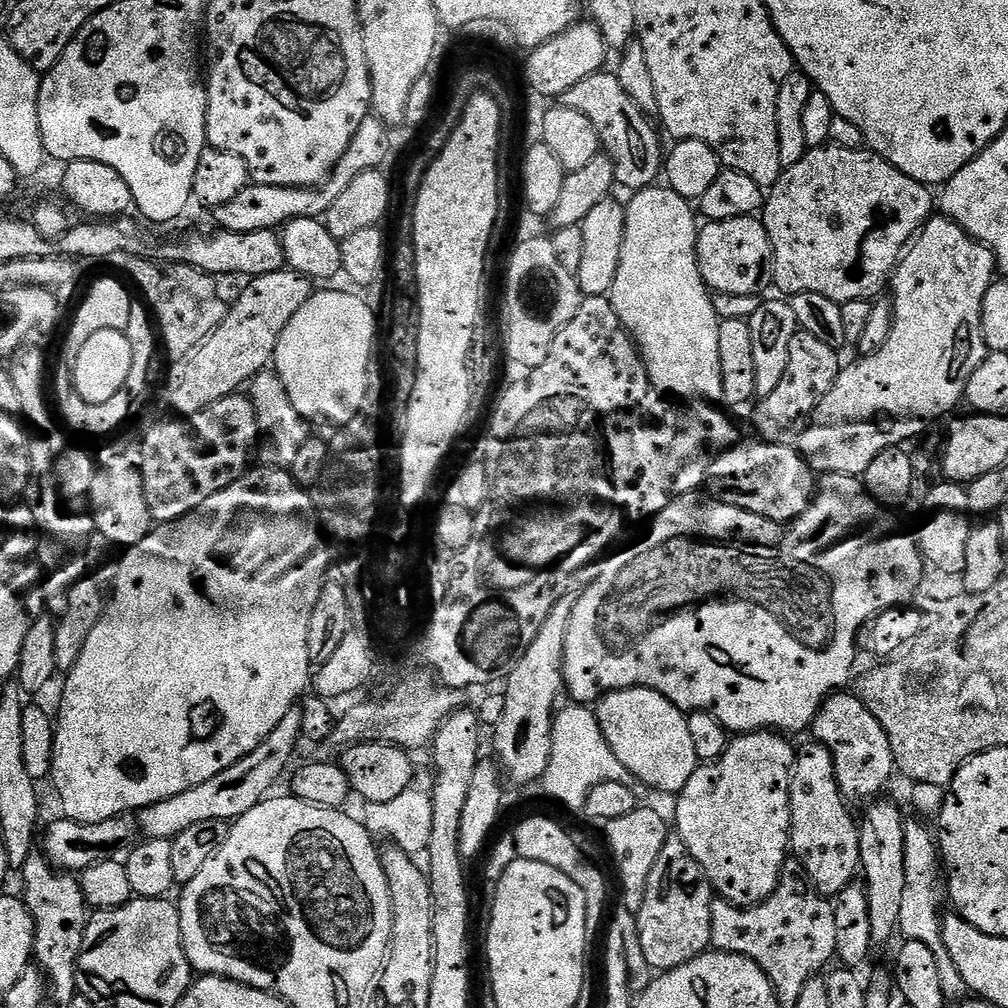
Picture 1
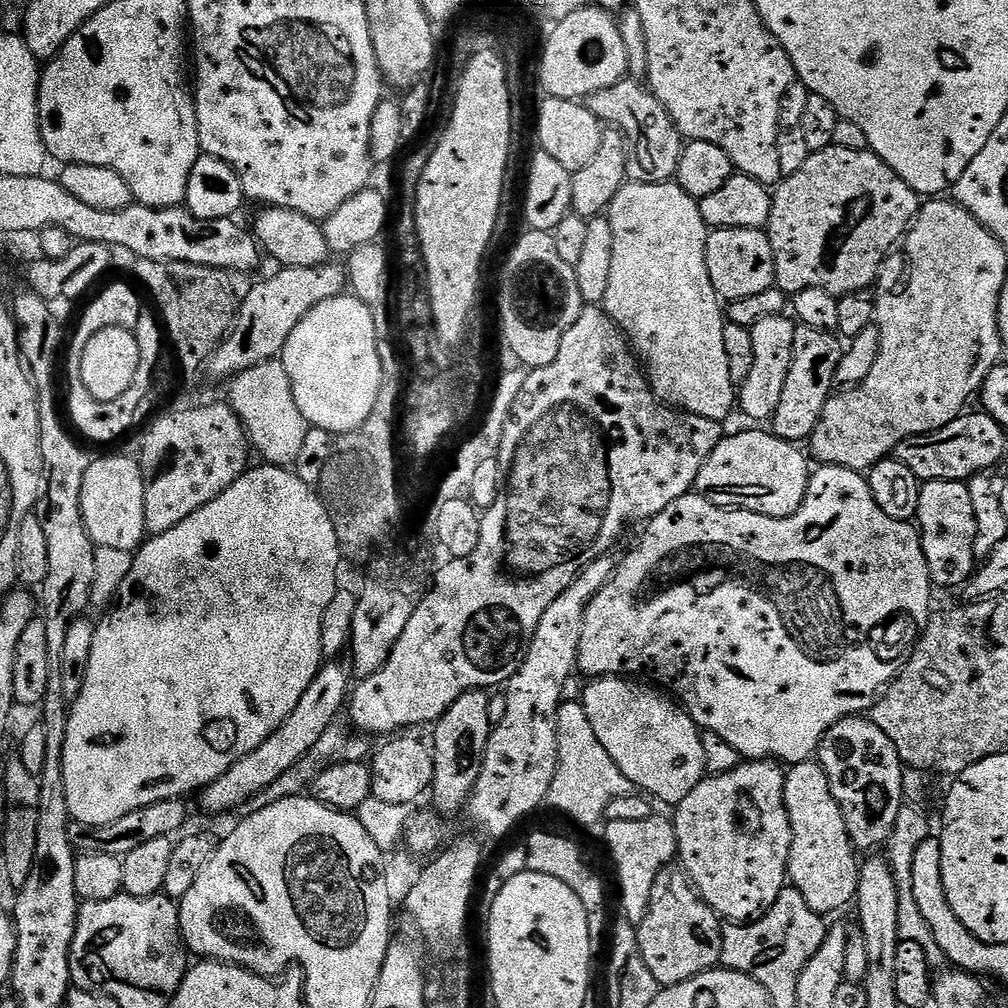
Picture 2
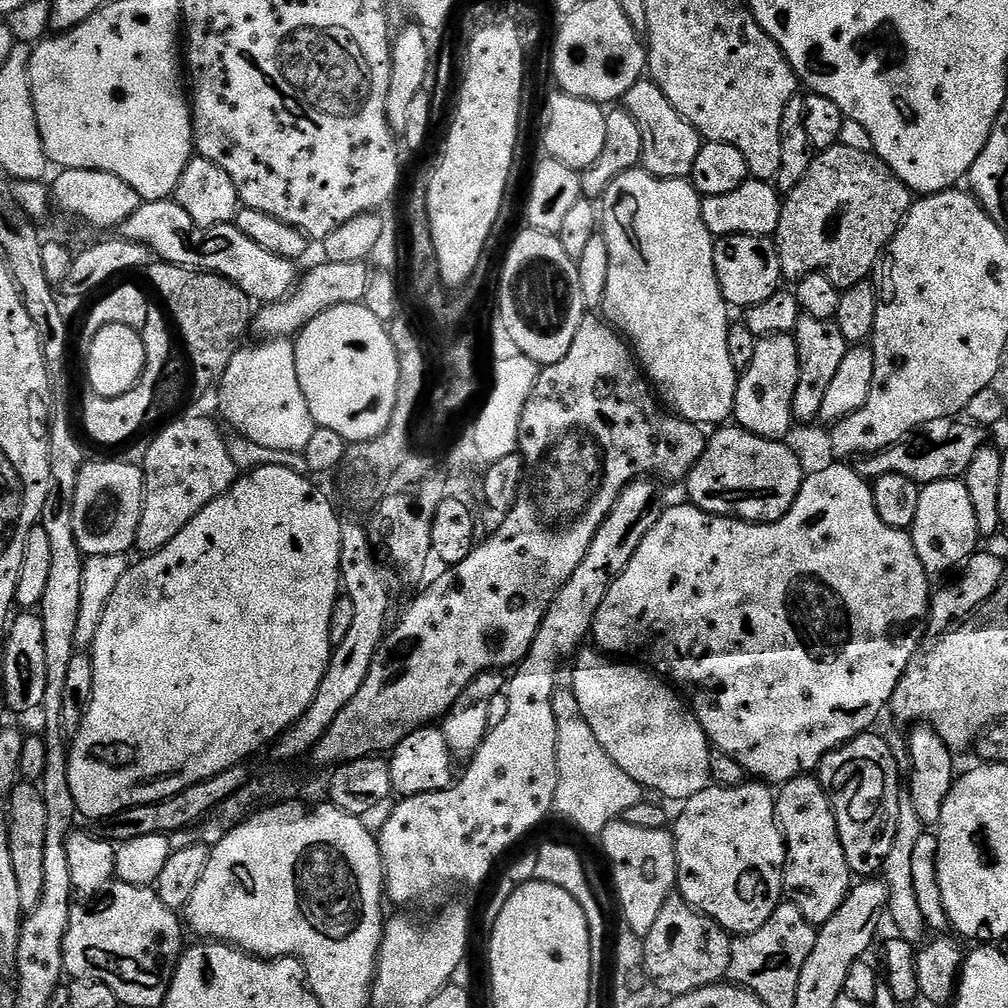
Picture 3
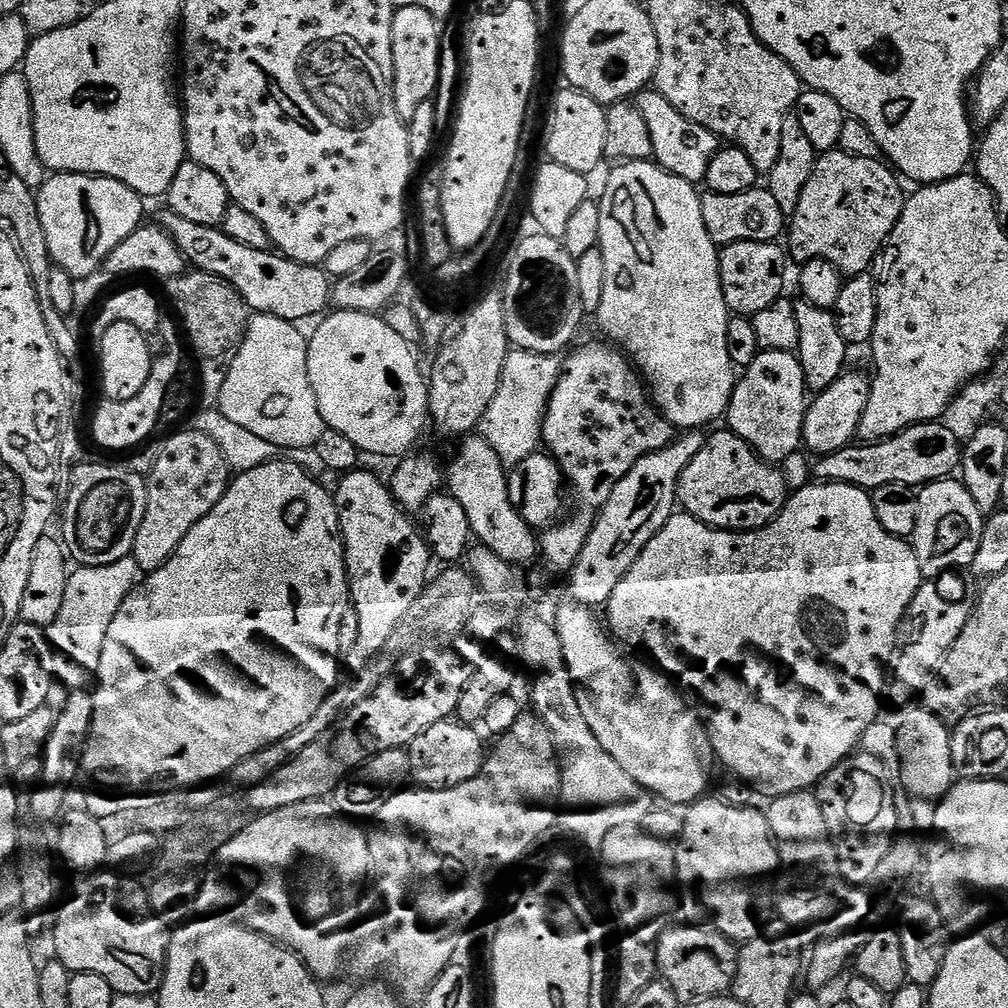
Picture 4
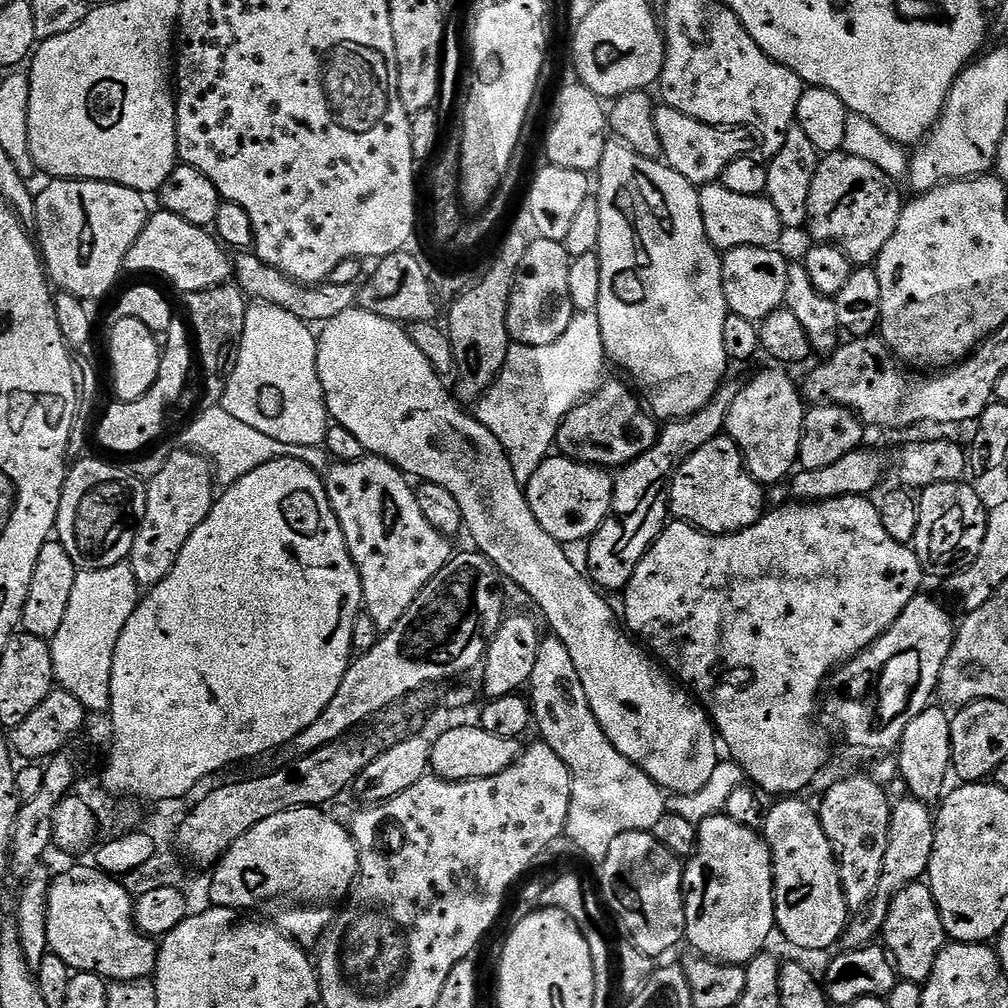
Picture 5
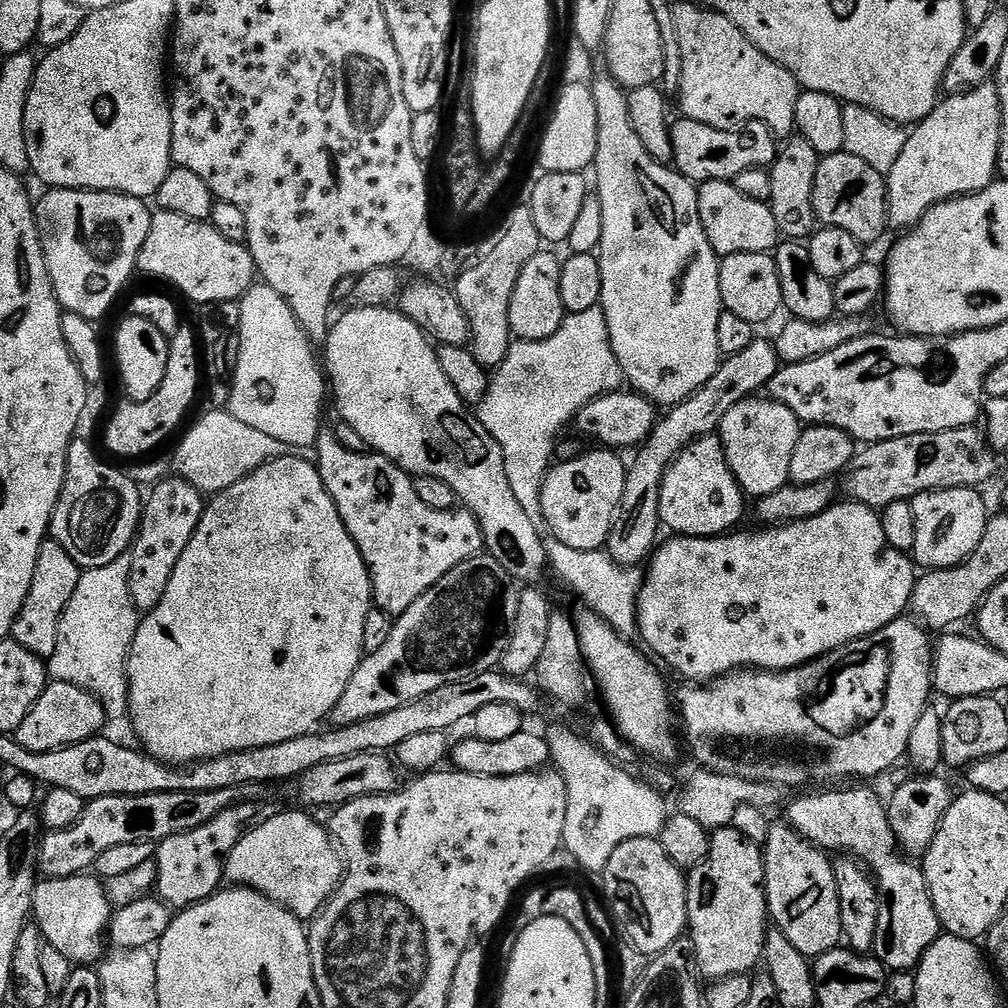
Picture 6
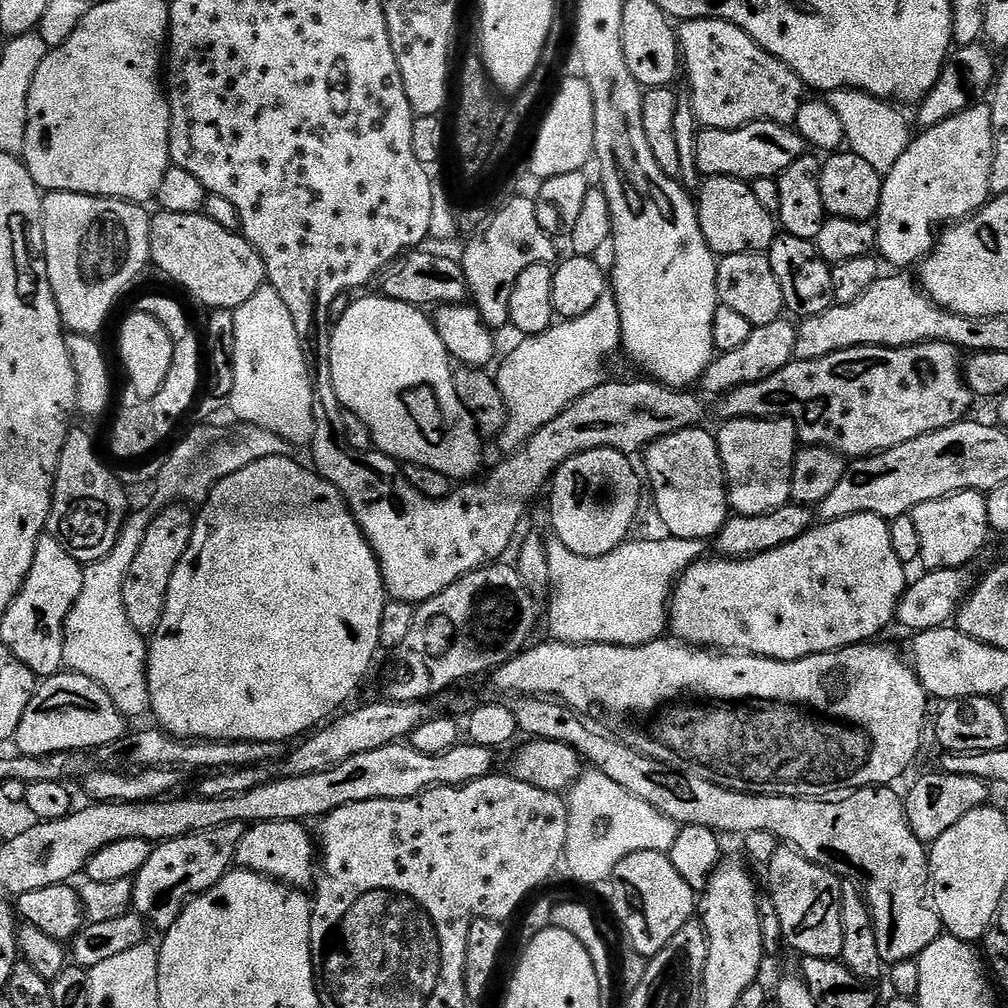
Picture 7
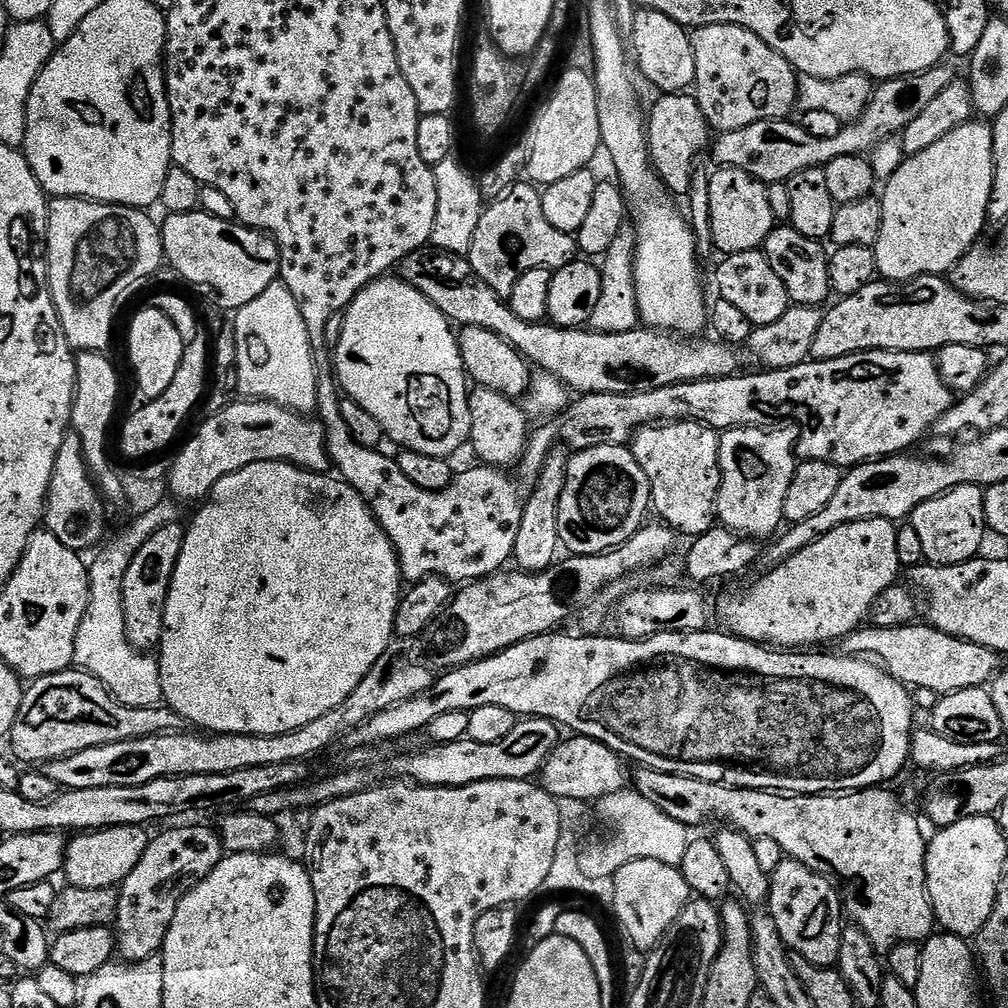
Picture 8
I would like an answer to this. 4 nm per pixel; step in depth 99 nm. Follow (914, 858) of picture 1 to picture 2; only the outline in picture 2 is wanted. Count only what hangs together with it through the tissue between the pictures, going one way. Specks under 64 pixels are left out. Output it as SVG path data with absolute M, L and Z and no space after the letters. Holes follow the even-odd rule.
M904 803L898 810L898 822L894 822L894 830L886 845L886 855L888 864L892 867L892 877L896 883L896 901L898 902L898 930L901 940L913 940L926 950L926 958L933 969L939 970L945 967L946 961L942 954L942 949L938 947L938 942L934 942L934 934L930 934L930 926L926 926L926 921L918 911L918 905L914 898L914 885L912 881L912 869L914 867L914 850L926 842L930 835L928 828L928 818L921 807L916 807Z

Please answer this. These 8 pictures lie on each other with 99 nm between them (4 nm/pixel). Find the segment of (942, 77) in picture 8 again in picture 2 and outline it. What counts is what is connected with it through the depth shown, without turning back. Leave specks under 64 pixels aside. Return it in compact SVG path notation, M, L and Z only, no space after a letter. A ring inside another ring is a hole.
M625 78L586 97L588 109L605 125L620 129L628 143L628 180L638 184L666 184L675 177L686 143L666 106L639 80Z

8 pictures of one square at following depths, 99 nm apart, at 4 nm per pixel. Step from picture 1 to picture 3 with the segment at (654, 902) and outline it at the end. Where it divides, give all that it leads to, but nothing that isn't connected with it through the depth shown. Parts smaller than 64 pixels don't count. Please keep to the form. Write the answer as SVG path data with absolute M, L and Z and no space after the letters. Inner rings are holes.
M669 898L662 910L658 913L658 919L654 926L650 926L650 934L643 937L644 965L648 971L648 977L652 984L665 997L675 998L685 996L694 990L702 990L711 984L721 983L728 975L730 966L730 950L733 937L724 929L719 928L709 916L703 916L700 911L683 900L683 898Z

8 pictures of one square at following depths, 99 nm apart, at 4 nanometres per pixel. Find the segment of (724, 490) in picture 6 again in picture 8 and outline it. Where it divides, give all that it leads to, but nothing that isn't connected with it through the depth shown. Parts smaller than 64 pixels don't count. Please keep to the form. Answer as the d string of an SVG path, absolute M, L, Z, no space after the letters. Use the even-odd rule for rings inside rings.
M693 420L661 422L655 426L640 428L630 441L630 447L638 466L646 474L652 491L652 508L661 521L677 533L685 532L688 538L700 536L710 530L718 520L716 499L720 493L720 438L721 433Z

